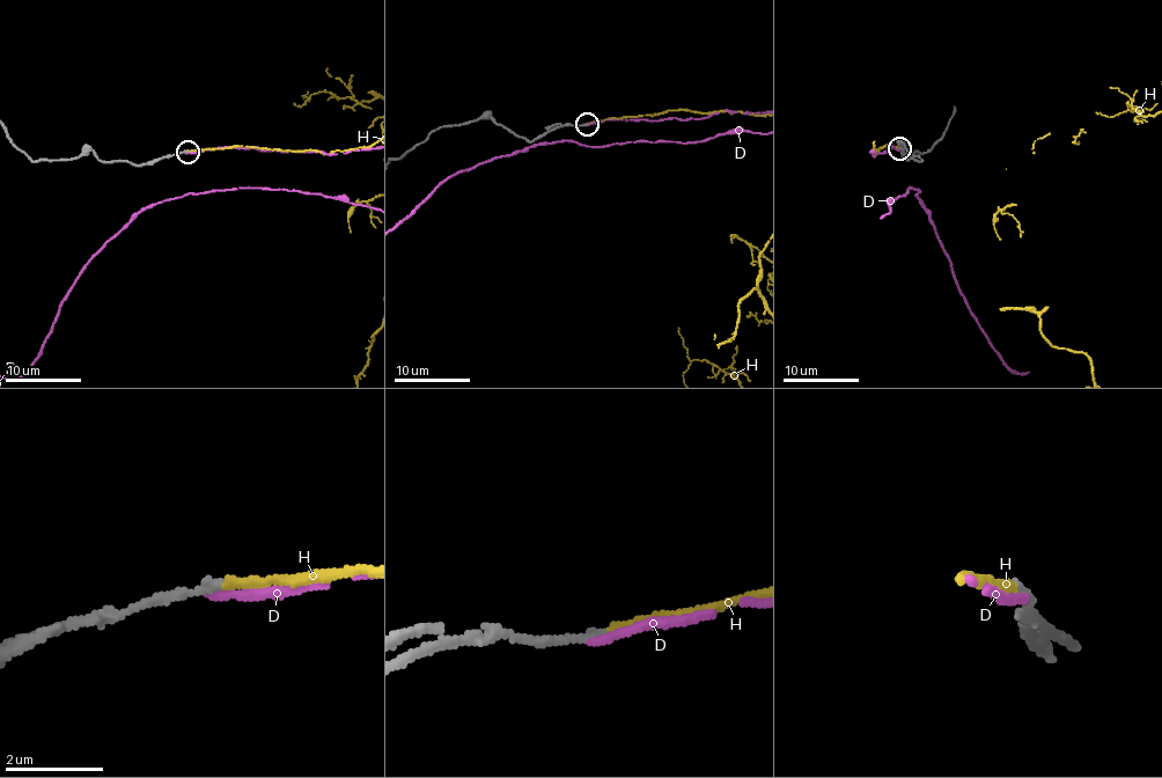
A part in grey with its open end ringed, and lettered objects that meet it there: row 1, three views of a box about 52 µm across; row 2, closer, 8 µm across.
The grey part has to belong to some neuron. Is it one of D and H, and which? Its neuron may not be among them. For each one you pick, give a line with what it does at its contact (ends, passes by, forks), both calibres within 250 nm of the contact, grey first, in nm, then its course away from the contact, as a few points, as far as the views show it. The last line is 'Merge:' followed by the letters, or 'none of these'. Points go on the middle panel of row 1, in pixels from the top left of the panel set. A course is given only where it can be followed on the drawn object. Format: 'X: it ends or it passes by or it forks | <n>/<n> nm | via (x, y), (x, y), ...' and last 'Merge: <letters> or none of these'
H: it ends | 170/220 nm
Merge: H

